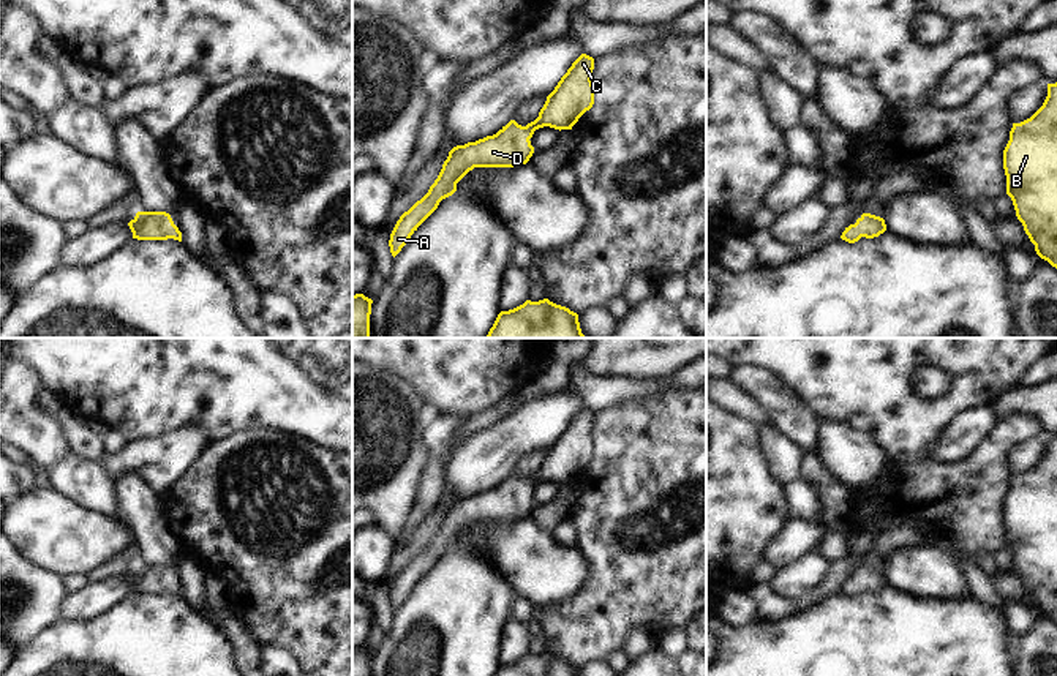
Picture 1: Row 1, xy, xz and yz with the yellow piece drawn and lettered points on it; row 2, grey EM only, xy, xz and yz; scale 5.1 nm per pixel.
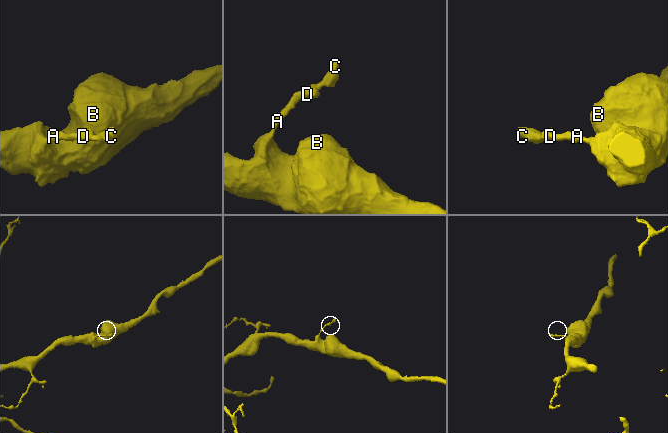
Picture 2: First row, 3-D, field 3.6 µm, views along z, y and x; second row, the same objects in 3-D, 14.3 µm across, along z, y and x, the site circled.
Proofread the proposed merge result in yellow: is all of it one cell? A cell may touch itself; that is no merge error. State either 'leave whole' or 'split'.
leave whole

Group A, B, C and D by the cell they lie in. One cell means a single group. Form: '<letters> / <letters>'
A B C D

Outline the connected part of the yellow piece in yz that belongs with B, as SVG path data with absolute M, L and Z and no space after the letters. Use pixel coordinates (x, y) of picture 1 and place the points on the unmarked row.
M1057 436L1030 472L1013 477L1003 523L1018 573L1036 608L1057 622Z

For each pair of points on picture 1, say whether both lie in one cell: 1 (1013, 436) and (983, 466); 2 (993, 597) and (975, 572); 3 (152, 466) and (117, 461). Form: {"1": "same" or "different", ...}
{"1": "same", "2": "same", "3": "same"}

